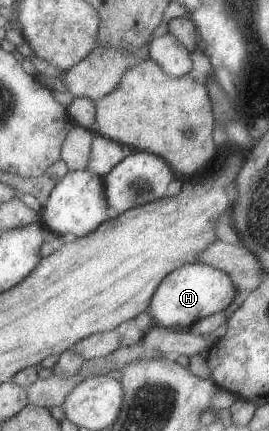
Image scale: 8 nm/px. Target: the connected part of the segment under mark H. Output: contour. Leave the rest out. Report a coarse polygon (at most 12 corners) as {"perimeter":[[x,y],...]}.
{"perimeter":[[203,261],[161,283],[155,324],[191,330],[227,311],[238,286]]}

